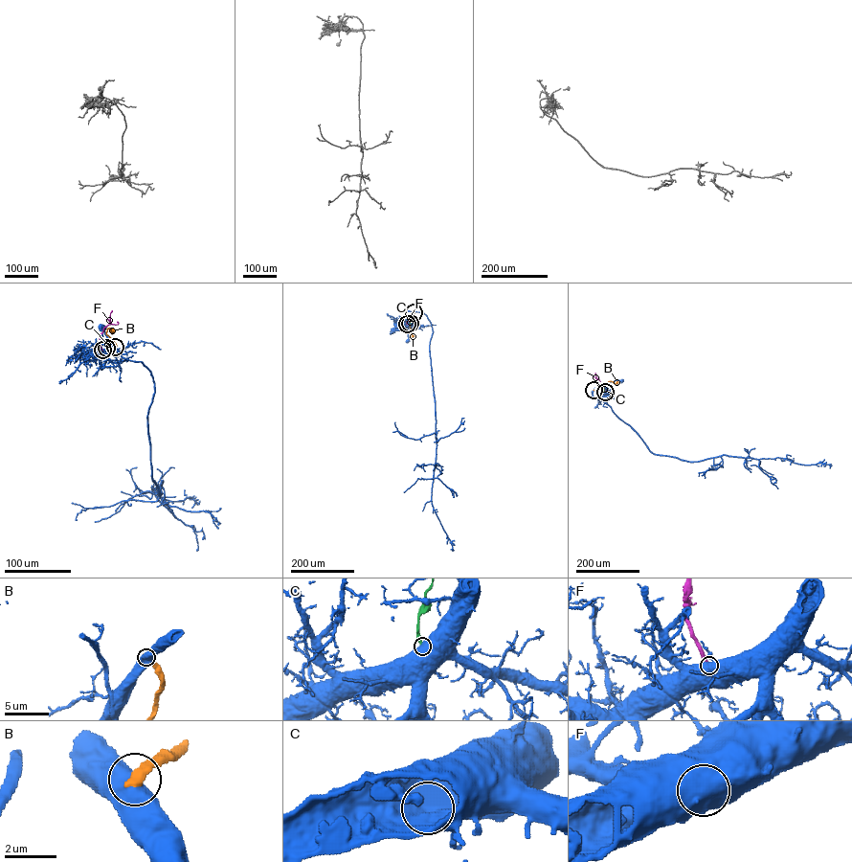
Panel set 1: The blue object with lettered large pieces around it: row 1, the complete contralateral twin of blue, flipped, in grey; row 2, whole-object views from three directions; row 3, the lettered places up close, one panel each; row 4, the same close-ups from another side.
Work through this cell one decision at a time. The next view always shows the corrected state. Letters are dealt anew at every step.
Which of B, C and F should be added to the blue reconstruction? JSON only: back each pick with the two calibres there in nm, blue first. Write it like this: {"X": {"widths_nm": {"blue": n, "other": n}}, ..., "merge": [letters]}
{"merge": []}

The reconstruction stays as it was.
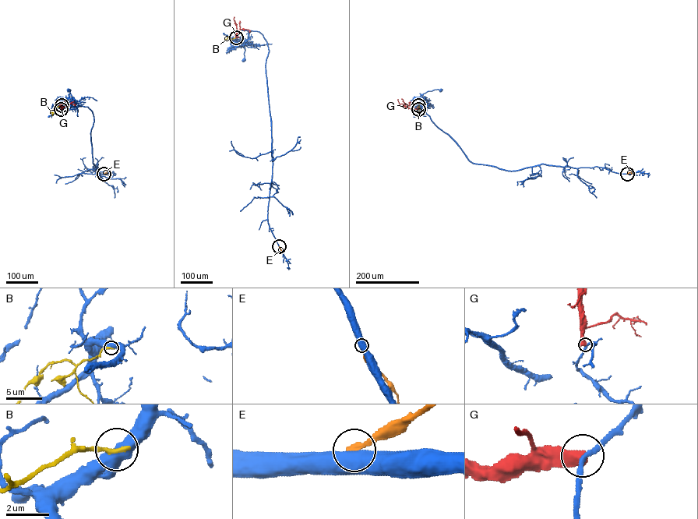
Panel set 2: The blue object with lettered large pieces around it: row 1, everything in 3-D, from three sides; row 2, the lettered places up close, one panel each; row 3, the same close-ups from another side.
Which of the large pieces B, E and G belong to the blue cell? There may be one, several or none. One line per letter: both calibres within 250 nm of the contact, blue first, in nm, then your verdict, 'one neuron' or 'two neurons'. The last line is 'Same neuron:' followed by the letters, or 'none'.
B: 550 nm thick on the blue side, 240 nm on the other; two neurons
E: 550 nm thick on the blue side, 320 nm on the other; two neurons
G: 220 nm thick on the blue side, 600 nm on the other; two neurons
Same neuron: none

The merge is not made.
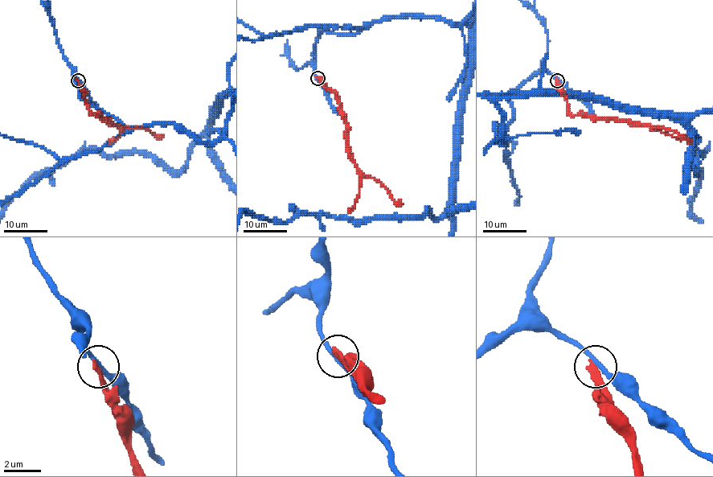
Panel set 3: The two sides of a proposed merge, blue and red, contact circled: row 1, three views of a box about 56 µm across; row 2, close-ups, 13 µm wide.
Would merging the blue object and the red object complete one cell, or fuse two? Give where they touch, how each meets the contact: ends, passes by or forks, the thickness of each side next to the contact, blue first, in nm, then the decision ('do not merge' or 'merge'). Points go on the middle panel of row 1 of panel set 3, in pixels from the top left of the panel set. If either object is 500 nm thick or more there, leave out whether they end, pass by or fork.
place (317, 78); blue passes by; red ends; calibres 240 and 320 nm; do not merge

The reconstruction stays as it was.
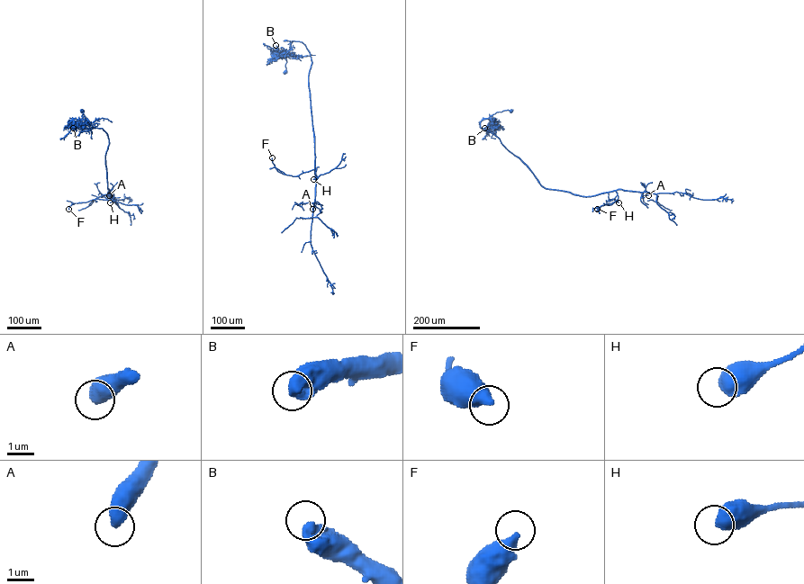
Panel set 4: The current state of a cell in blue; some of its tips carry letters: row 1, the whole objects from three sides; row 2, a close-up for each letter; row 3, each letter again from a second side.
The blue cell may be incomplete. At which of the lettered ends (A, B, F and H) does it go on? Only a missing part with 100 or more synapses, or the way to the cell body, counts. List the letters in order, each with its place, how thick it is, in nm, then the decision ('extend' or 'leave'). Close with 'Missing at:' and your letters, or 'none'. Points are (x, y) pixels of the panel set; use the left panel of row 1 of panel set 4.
A: place (109, 195); calibre 550 nm; leave
B: place (73, 128); calibre 600 nm; extend
F: place (68, 209); calibre 400 nm; leave
H: place (110, 202); calibre 650 nm; leave
Missing at: B

